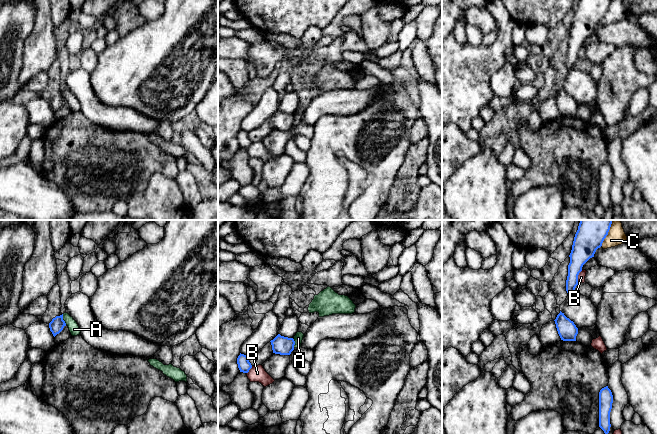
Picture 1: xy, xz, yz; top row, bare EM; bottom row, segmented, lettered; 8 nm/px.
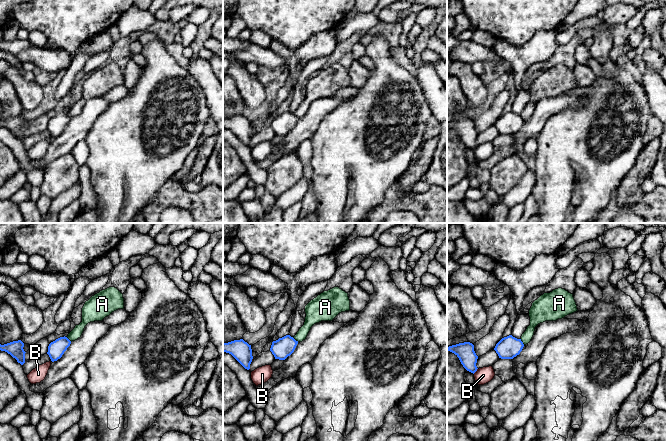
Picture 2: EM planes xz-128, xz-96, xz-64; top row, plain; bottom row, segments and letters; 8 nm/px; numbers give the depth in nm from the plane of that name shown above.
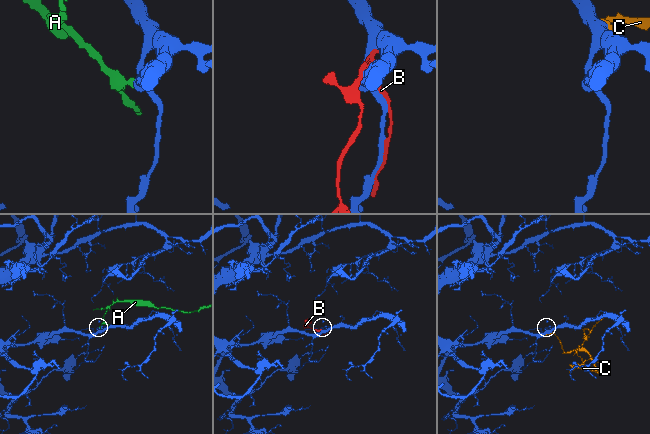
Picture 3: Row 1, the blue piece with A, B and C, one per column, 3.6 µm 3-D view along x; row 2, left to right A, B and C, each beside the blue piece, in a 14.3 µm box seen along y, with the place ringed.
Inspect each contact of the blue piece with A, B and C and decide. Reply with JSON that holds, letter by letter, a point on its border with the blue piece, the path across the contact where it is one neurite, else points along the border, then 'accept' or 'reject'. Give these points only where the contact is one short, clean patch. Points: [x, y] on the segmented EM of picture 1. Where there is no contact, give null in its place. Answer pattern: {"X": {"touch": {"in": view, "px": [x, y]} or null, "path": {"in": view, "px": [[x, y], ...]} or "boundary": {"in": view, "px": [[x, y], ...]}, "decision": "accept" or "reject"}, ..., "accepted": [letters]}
{"A": {"touch": {"in": "xy", "px": [62, 319]}, "boundary": {"in": "xy", "px": [[62, 314], [62, 319], [66, 324]]}, "decision": "reject"}, "B": {"touch": {"in": "yz", "px": [577, 276]}, "decision": "reject"}, "C": {"touch": {"in": "yz", "px": [607, 233]}, "decision": "reject"}, "accepted": []}

